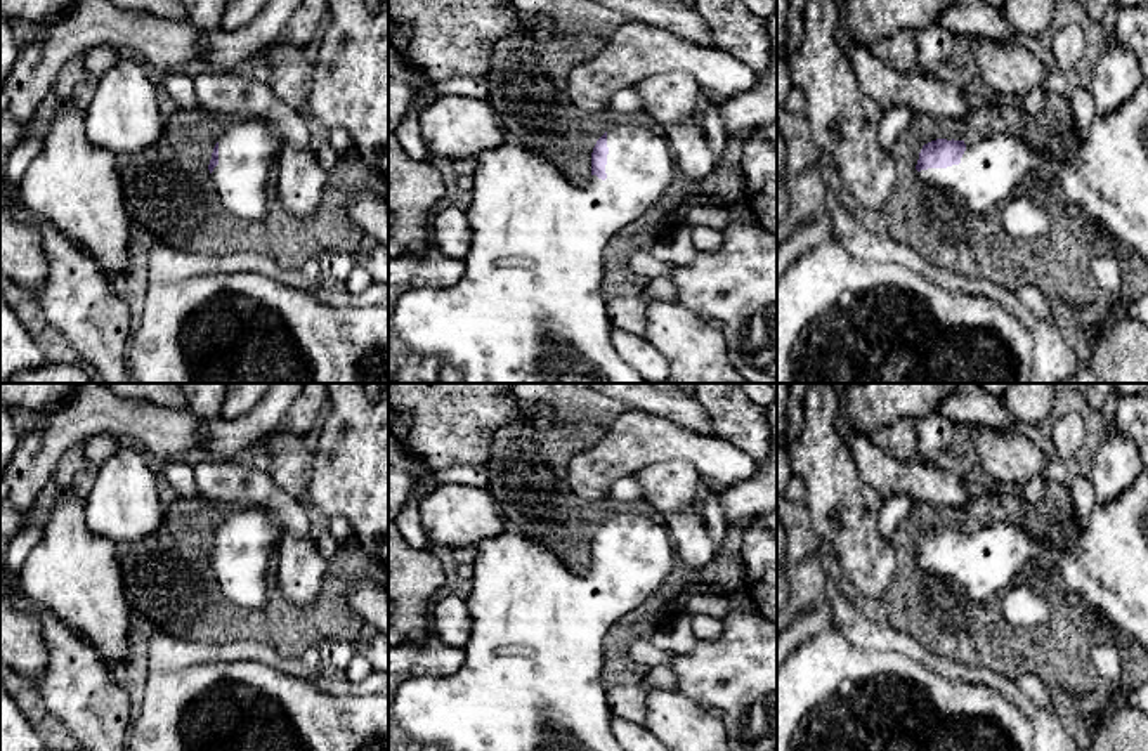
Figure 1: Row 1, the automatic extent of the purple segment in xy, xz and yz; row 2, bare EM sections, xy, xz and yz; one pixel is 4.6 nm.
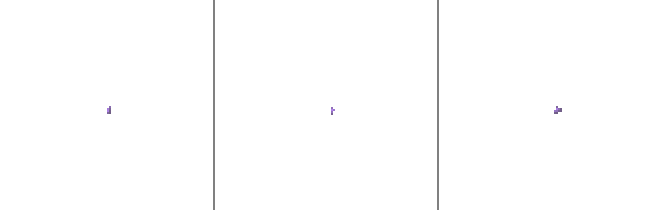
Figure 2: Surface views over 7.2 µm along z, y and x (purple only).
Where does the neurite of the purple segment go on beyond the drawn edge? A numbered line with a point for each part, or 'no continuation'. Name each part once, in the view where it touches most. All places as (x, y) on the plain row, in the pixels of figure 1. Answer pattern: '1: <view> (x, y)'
1: xz (533, 675)

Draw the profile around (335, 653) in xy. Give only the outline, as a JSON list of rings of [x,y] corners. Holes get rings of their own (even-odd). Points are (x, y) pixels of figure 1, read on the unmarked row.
[[[324,638],[317,645],[317,650],[319,650],[323,663],[326,663],[340,671],[345,671],[355,656],[352,643],[347,643],[338,638]]]

